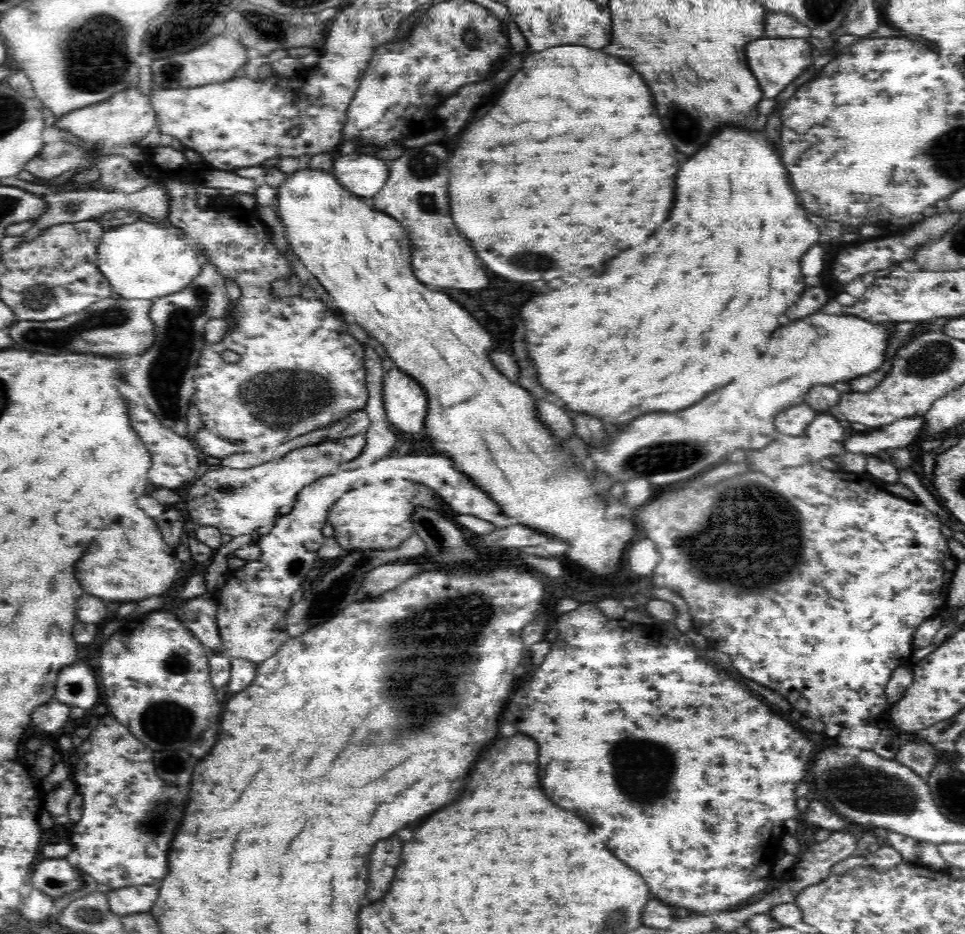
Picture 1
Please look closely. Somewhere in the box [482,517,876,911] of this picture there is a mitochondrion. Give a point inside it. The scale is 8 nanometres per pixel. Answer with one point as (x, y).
(634, 769)

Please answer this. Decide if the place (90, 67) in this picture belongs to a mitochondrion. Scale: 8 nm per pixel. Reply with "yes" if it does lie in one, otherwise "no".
yes

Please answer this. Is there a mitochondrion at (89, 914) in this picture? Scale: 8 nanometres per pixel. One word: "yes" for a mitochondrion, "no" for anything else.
yes

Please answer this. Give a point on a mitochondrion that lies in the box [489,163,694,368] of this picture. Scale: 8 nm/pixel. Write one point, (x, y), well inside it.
(530, 261)

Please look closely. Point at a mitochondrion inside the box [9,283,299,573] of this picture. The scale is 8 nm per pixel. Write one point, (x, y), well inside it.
(107, 317)

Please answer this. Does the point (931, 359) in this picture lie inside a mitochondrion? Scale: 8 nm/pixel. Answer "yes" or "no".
yes

